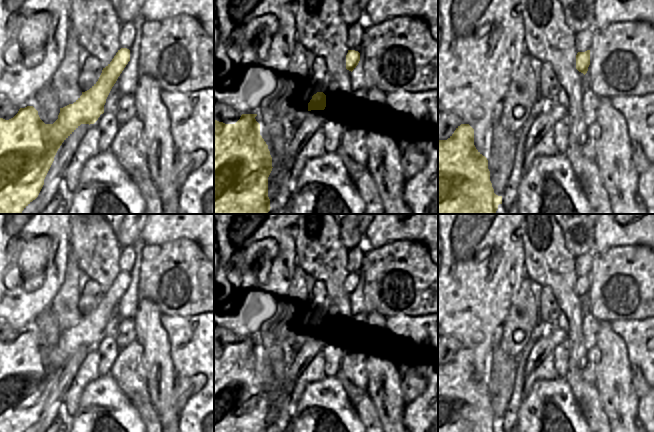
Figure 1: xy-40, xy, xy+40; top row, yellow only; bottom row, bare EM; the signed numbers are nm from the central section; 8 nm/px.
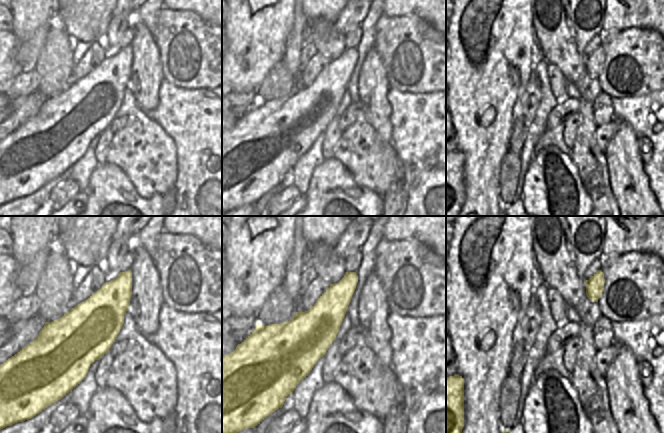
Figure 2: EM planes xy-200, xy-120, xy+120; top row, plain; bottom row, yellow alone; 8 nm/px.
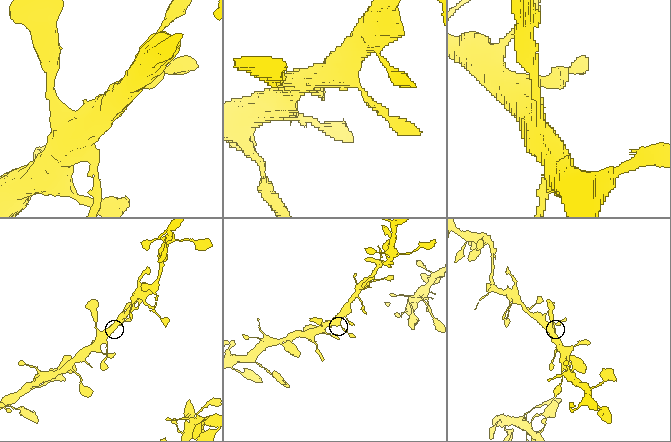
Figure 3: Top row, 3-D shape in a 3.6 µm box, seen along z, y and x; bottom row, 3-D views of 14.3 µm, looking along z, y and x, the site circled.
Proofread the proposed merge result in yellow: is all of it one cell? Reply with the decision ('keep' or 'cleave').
keep

